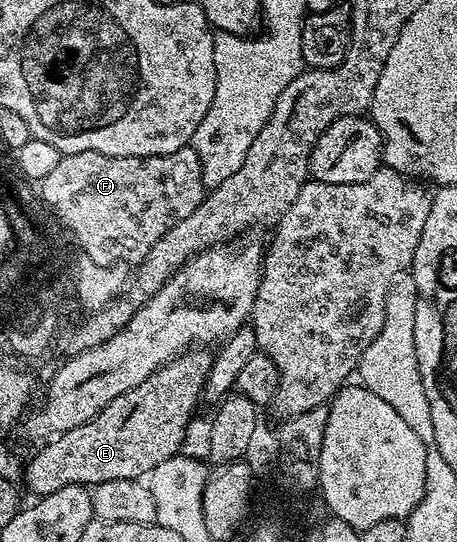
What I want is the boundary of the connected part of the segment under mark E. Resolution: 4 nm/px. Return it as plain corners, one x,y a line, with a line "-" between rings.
190,348
180,358
172,358
166,366
160,366
143,384
123,396
115,396
107,408
103,408
87,424
71,428
71,432
58,434
56,438
46,441
45,446
33,459
23,466
23,483
33,496
44,496
59,492
59,488
84,486
92,488
107,480
141,480
149,476
159,464
180,455
185,442
185,433
189,430
189,421
193,418
193,409
205,393
205,378
212,366
212,353
205,348

